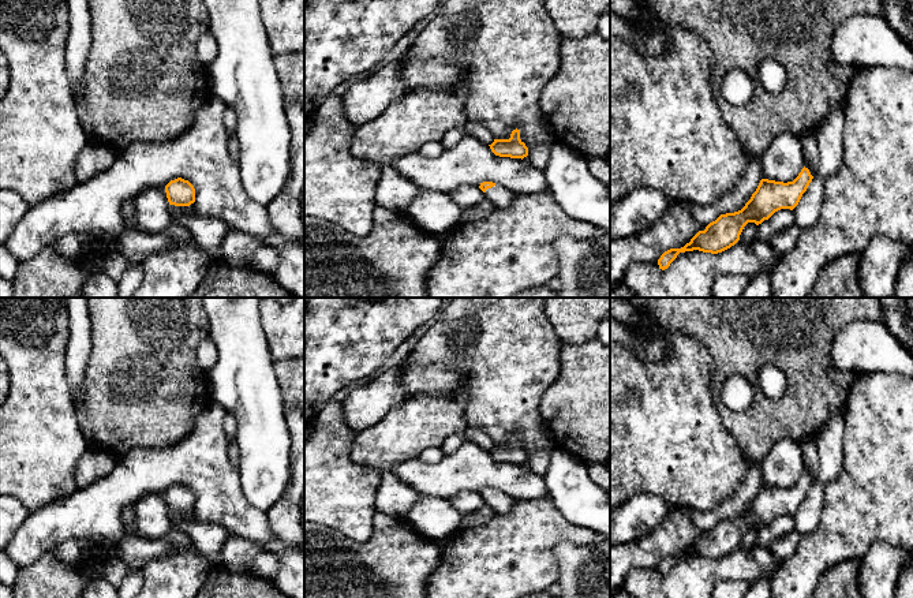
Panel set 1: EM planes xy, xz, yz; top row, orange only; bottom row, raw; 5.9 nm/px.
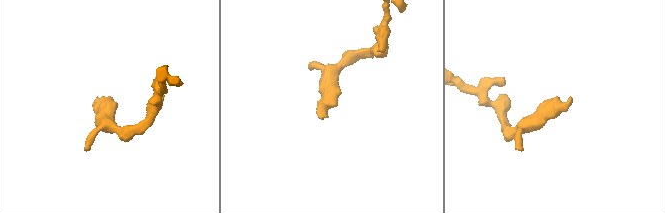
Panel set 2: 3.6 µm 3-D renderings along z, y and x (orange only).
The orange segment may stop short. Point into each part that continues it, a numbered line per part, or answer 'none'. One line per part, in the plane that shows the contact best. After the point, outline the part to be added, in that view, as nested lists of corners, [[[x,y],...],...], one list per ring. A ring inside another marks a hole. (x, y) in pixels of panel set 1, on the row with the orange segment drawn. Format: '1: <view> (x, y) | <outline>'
1: xz (501, 197) | [[[498,184],[491,188],[487,188],[484,195],[489,201],[494,203],[494,208],[497,209],[509,208],[513,198],[516,197],[510,190],[506,190]]]

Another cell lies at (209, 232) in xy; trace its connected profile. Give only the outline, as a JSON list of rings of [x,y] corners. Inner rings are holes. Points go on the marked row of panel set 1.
[[[195,202],[190,206],[171,205],[171,221],[187,228],[210,258],[217,259],[222,242],[232,235],[231,229],[218,218],[199,216],[194,206]]]

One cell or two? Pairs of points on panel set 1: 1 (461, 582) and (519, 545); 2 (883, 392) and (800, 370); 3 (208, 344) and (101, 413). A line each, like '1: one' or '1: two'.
1: one
2: two
3: two

